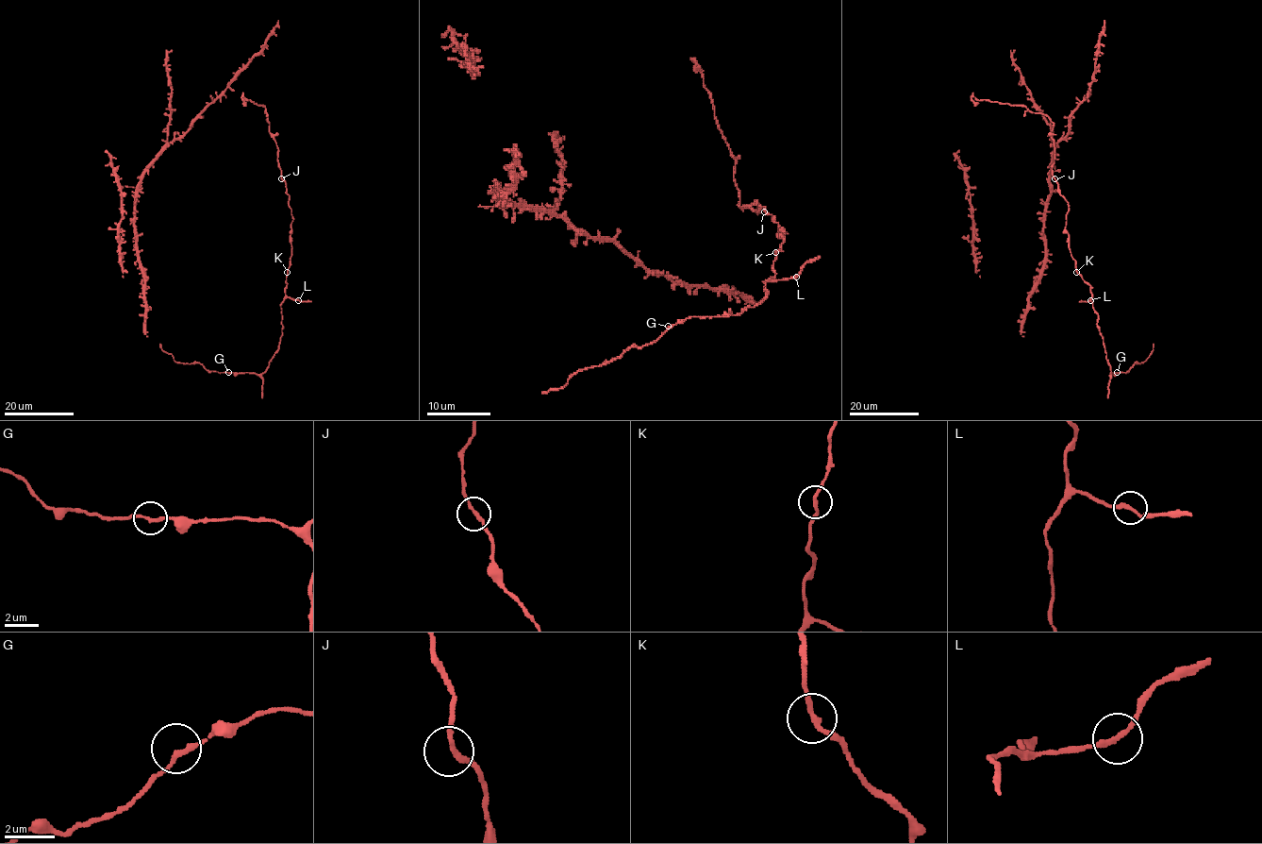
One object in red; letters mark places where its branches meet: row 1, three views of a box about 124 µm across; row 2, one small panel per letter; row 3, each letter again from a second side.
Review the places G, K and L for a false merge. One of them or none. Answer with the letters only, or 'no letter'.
no letter

